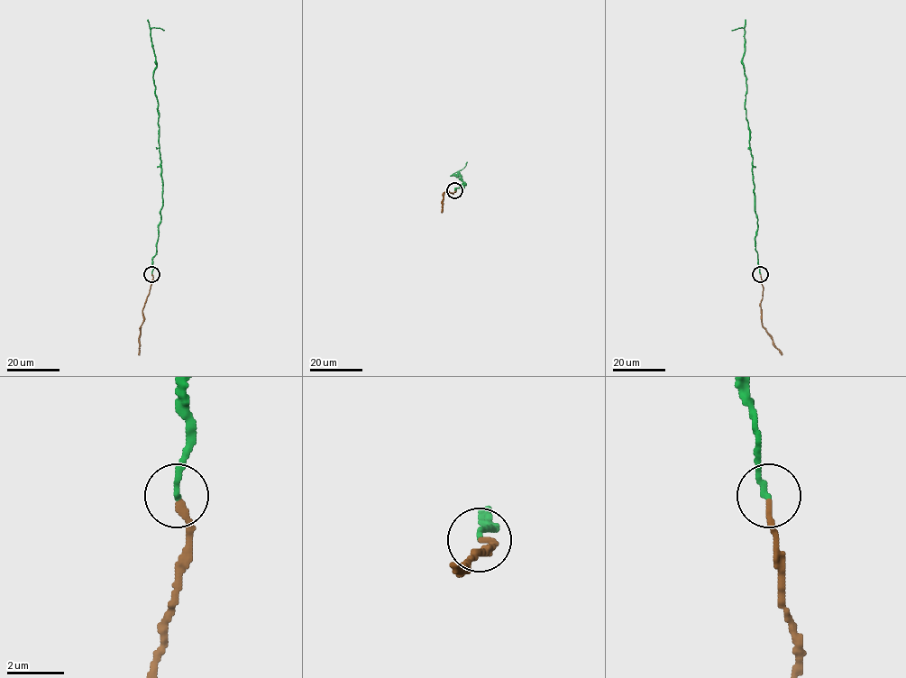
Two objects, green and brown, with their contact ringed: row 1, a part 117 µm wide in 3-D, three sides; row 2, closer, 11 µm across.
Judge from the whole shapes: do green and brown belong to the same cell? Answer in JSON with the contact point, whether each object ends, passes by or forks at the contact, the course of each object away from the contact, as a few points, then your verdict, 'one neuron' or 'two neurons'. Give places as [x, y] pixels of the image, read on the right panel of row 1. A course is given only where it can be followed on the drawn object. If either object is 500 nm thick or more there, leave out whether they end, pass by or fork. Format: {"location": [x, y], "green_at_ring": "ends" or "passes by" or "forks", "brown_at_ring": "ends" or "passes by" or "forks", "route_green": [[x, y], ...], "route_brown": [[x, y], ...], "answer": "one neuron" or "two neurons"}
{"location": [760, 274], "green_at_ring": "ends", "brown_at_ring": "ends", "route_green": [[760, 274], [754, 242], [757, 219], [752, 155], [745, 107], [745, 29], [732, 30]], "route_brown": [[760, 274], [762, 325], [782, 354]], "answer": "one neuron"}

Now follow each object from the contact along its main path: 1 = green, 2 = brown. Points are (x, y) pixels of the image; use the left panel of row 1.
1: (151, 274), (160, 219), (162, 180), (158, 102), (153, 77), (156, 60), (150, 29), (164, 30)
2: (152, 274), (153, 280), (143, 308), (138, 354)

